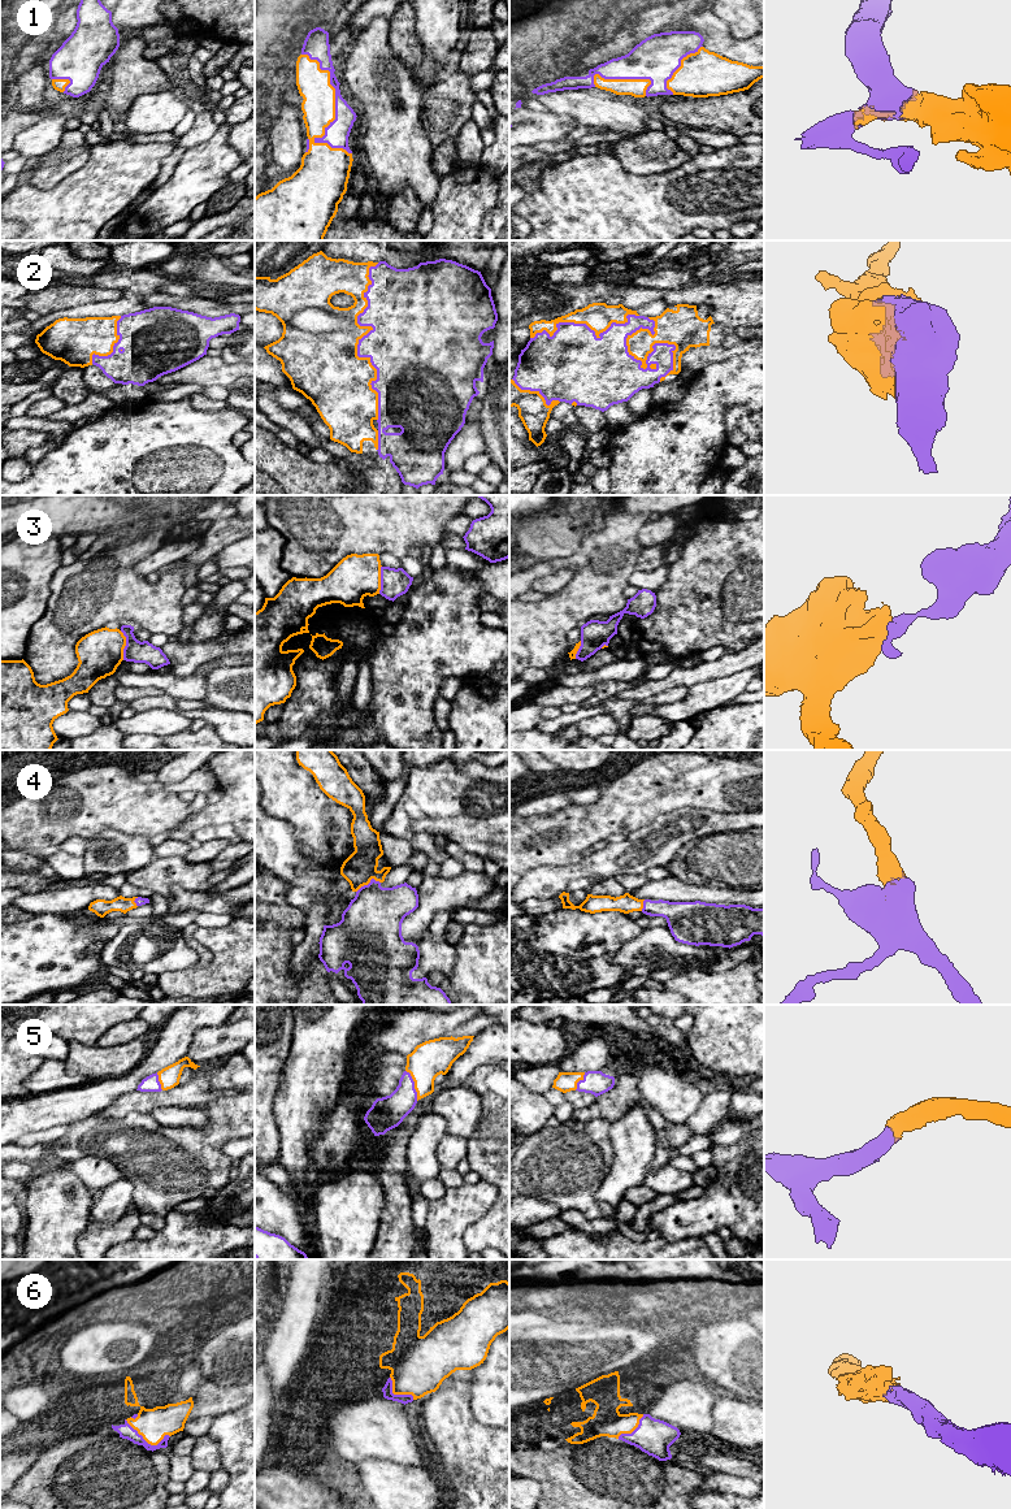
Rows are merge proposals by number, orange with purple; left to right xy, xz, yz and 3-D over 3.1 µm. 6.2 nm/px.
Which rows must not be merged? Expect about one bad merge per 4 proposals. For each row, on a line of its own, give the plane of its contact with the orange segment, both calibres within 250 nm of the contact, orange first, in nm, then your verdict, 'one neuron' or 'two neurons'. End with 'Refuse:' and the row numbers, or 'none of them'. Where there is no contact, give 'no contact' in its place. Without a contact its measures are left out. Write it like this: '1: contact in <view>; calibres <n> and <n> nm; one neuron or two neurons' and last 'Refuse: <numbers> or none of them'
1: contact in xz; calibres 200 and 150 nm; one neuron
2: contact in yz; calibres 160 and 380 nm; one neuron
3: contact in xy; calibres 280 and 140 nm; two neurons
4: contact in xz; calibres 200 and 360 nm; one neuron
5: contact in xz; calibres 220 and 200 nm; one neuron
6: contact in xy; calibres 190 and 90 nm; one neuron
Refuse: 3

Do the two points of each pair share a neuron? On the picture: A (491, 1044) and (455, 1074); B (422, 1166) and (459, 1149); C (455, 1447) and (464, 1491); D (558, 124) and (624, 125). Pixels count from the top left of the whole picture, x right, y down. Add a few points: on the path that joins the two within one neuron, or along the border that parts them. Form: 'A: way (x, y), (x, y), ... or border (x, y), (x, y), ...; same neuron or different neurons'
A: way (482, 1052), (464, 1066); same neuron
B: border (446, 1134), (437, 1148), (439, 1167); different neurons
C: way (464, 1457), (464, 1481); same neuron
D: border (565, 115), (577, 124); different neurons

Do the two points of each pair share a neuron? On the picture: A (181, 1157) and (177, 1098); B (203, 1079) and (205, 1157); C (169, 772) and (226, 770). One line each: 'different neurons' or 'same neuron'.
A: different neurons
B: different neurons
C: different neurons

